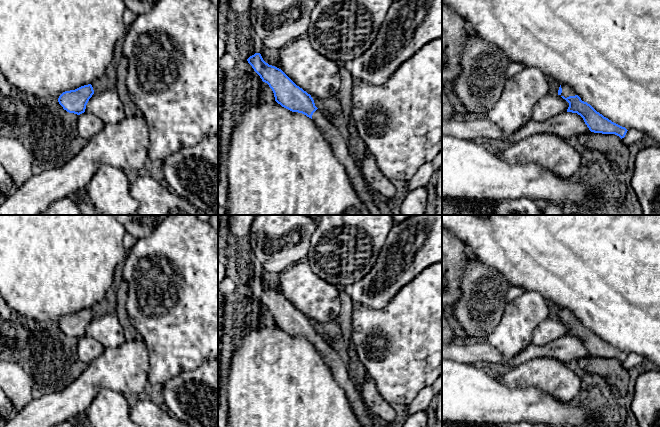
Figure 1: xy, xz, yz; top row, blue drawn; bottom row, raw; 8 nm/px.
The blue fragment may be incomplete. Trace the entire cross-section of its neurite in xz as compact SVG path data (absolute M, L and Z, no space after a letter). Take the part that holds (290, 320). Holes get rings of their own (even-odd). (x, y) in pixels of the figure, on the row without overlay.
M260 277L247 283L263 306L272 313L275 325L282 331L311 342L325 363L329 364L338 386L345 391L349 405L363 427L375 427L371 412L349 376L345 356L336 352L330 343L315 330L310 318L297 310L281 293L266 287Z

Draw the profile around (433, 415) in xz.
M428 408L426 410L426 414L428 417L428 427L435 427L437 422L441 419L439 409Z

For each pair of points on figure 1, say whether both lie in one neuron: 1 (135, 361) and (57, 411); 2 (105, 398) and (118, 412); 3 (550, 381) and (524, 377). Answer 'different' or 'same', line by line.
1: same
2: same
3: same

